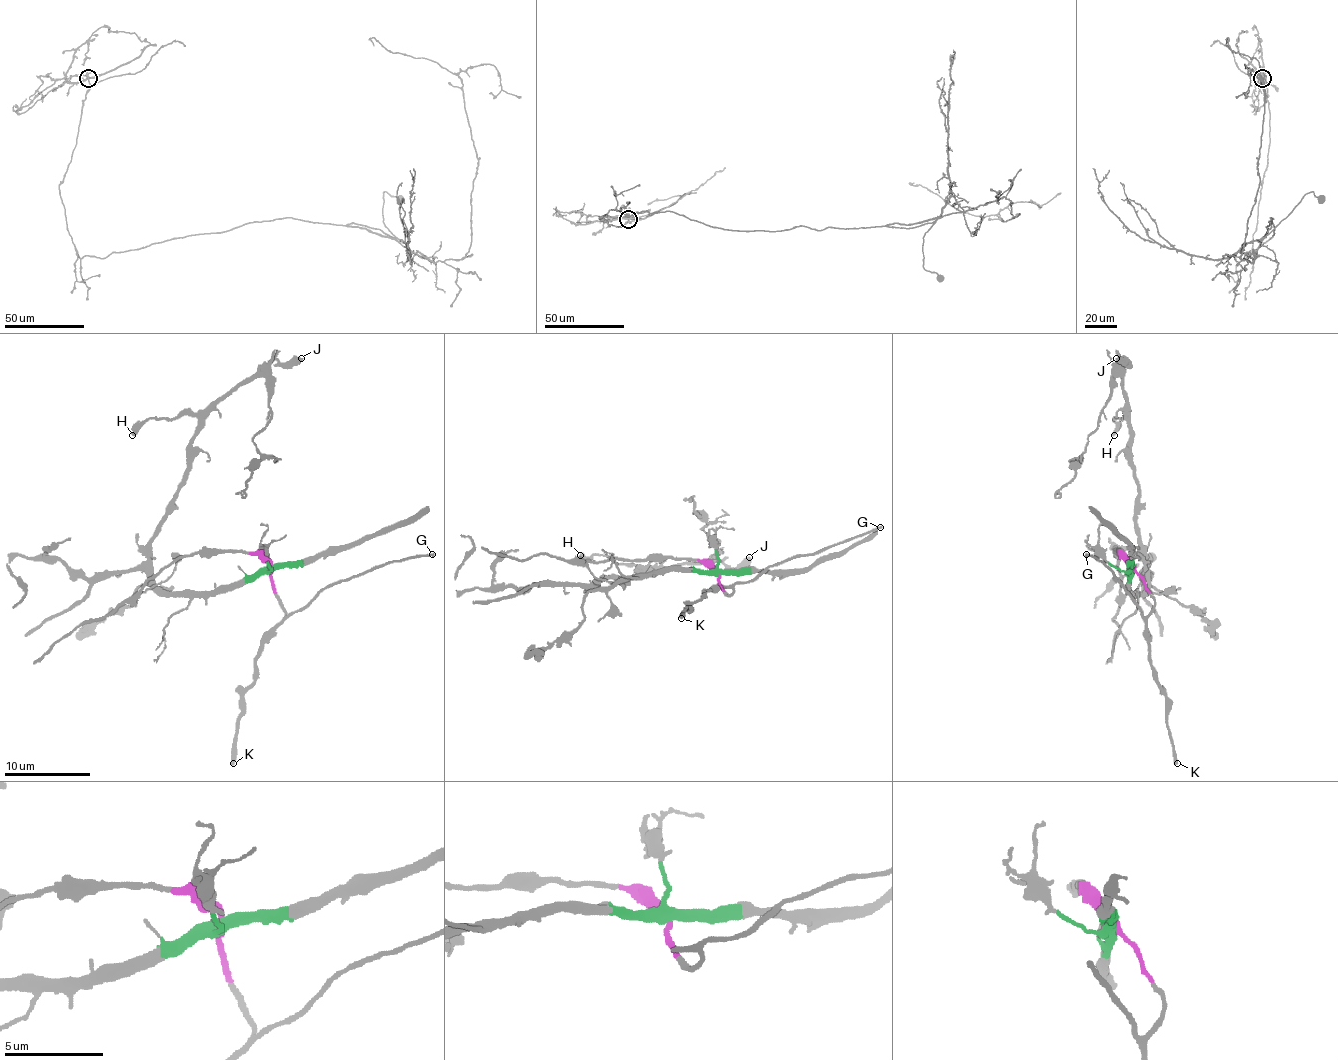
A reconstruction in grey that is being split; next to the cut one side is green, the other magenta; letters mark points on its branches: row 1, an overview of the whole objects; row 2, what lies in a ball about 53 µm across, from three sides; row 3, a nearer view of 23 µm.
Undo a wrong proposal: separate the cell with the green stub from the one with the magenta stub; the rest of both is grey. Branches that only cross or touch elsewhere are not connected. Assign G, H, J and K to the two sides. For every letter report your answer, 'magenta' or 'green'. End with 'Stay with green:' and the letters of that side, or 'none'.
G: magenta
H: green
J: green
K: magenta
Stay with green: H, J

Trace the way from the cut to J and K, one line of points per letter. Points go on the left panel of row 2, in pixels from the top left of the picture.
J: (271, 566), (209, 592), (164, 592), (153, 579), (151, 538), (198, 422), (274, 360), (302, 358)
K: (271, 566), (271, 590), (280, 601), (284, 620), (263, 646), (256, 661), (256, 676), (241, 699), (233, 764)

